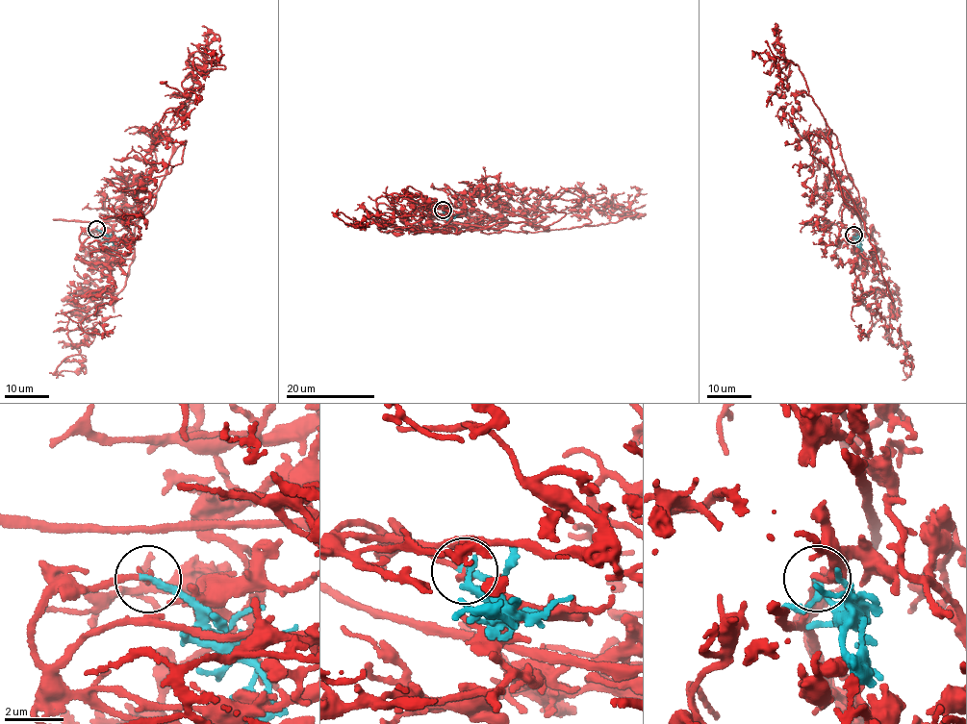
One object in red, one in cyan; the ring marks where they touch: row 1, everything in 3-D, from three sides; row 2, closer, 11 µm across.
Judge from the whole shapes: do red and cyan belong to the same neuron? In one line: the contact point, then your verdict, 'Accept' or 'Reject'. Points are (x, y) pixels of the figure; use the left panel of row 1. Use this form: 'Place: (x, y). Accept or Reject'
Place: (96, 229). Accept

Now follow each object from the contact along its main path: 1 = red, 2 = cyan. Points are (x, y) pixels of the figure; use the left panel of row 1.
1: (96, 230), (80, 240), (130, 233), (151, 146), (209, 70), (192, 72), (201, 86), (190, 95), (160, 81)
2: (96, 230), (113, 243), (111, 252)

